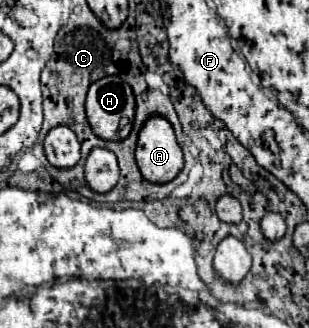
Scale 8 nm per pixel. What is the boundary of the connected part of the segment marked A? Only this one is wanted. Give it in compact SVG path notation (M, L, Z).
M154 115L144 121L136 143L136 163L152 183L172 181L182 171L182 149L168 119Z

